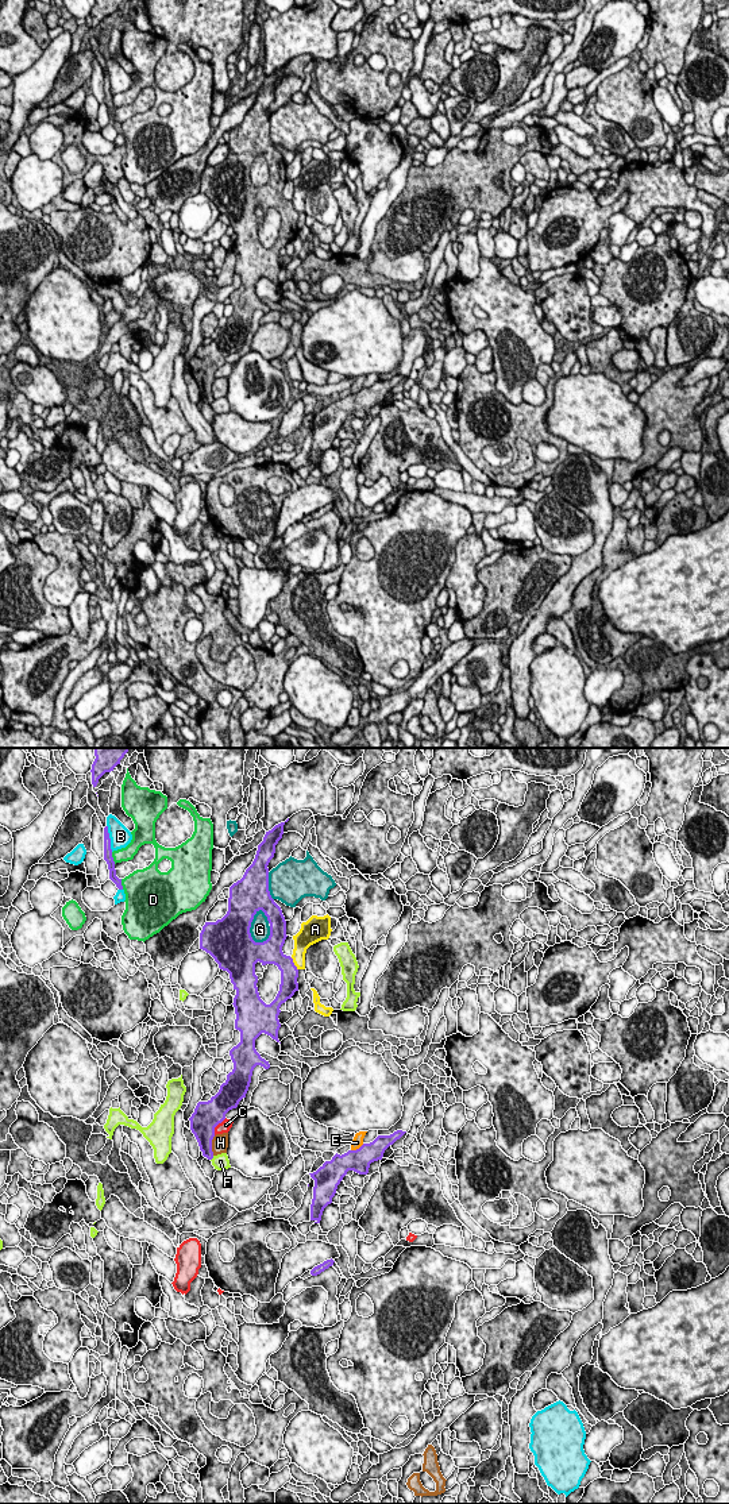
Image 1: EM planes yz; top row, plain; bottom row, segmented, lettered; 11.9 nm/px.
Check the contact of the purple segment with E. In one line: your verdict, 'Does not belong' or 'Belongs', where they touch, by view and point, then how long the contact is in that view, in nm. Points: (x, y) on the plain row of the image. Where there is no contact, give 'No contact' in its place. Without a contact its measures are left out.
Does not belong. Touches purple at yz (357, 393). Shared border 180 nm

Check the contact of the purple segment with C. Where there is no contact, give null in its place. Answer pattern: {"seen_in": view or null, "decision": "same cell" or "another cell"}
{"seen_in": "yz", "decision": "another cell"}

